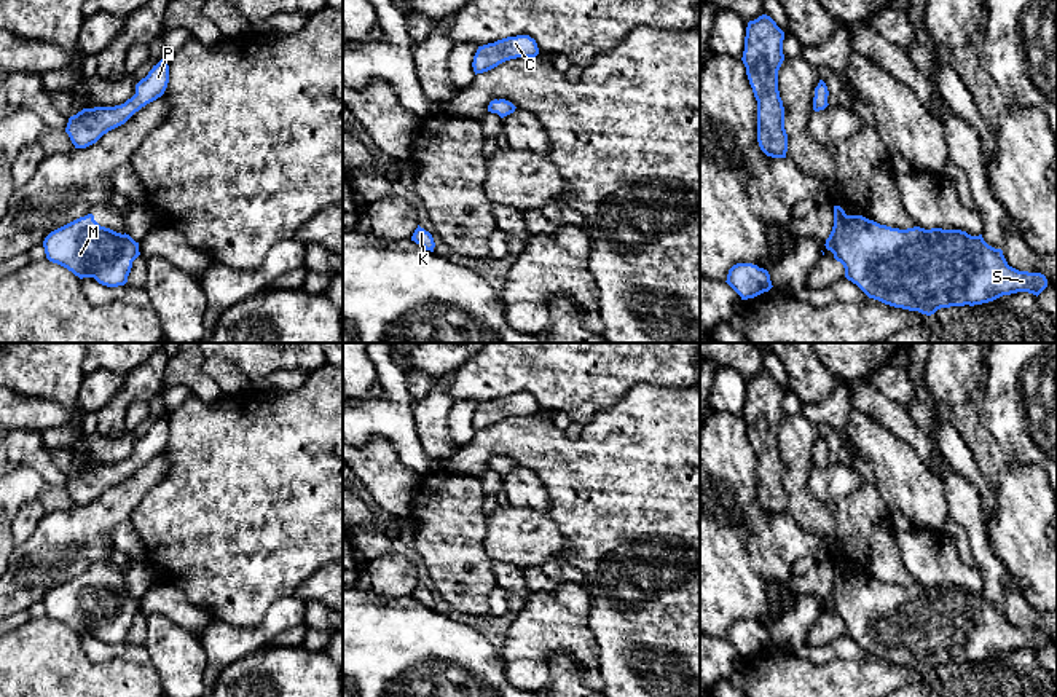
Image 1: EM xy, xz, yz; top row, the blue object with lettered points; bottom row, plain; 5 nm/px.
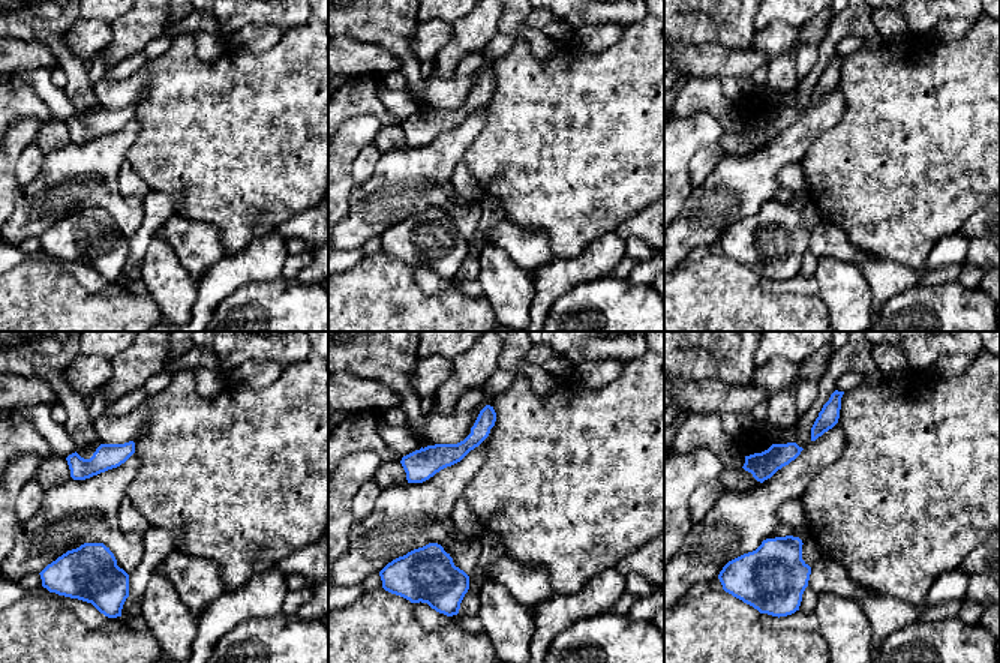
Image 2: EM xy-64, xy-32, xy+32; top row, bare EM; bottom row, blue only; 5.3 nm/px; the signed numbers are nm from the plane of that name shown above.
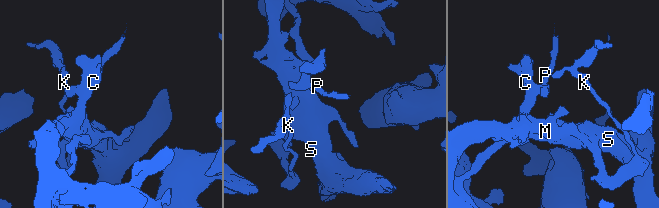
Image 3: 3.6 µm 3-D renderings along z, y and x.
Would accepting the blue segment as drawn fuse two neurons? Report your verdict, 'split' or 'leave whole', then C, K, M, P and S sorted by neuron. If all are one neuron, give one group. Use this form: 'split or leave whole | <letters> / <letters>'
leave whole | C K M P S

